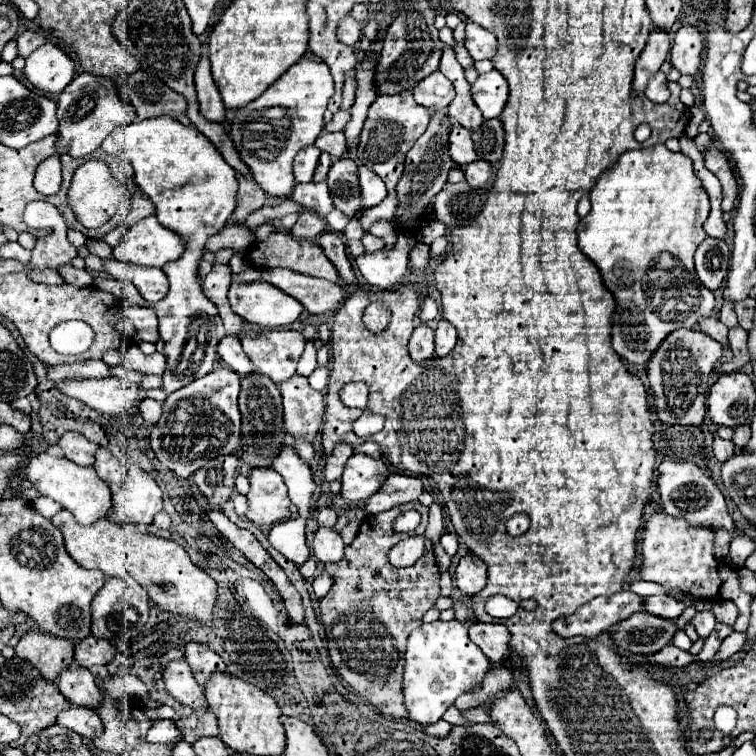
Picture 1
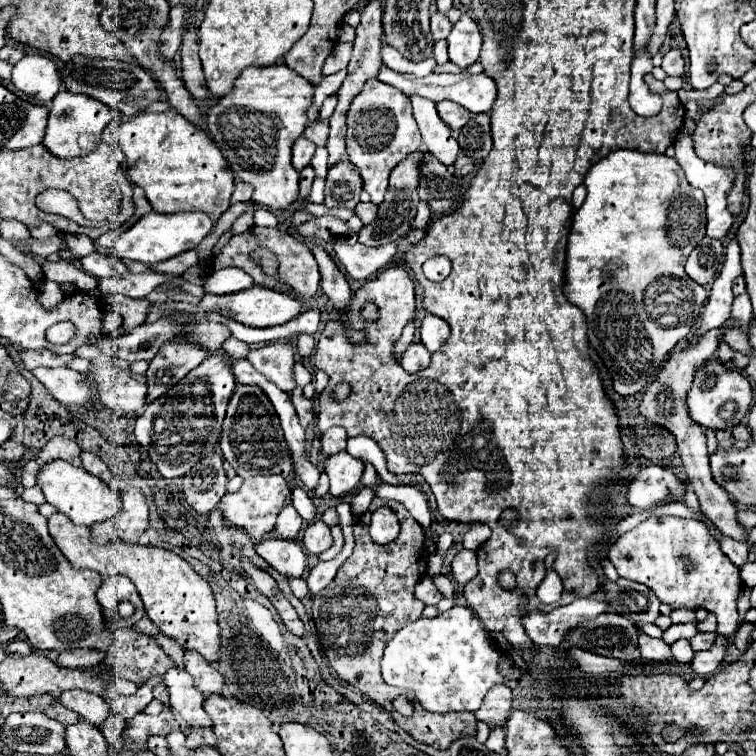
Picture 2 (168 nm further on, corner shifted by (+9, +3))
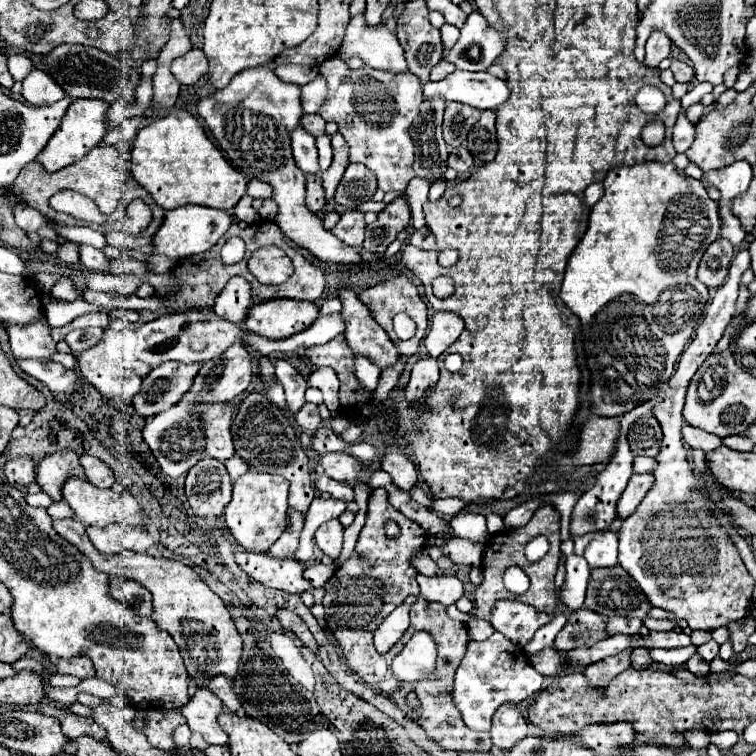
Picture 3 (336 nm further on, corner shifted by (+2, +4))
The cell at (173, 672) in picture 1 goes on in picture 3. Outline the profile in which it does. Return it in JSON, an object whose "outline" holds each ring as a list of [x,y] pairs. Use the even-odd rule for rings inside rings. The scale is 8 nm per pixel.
{"outline":[[[197,687],[195,695],[187,705],[179,709],[179,713],[187,719],[191,731],[201,733],[209,745],[227,745],[227,733],[217,723],[217,715],[223,709],[219,697],[215,697],[207,687]]]}

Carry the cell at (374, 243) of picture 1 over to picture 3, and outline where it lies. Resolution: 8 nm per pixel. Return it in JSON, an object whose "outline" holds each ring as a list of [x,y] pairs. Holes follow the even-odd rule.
{"outline":[[[397,195],[379,215],[377,221],[367,225],[363,247],[371,253],[383,253],[397,237],[399,231],[407,229],[411,221],[411,207],[405,195]]]}

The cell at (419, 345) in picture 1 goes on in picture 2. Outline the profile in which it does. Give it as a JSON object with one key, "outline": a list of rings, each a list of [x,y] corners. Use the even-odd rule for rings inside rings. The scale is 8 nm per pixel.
{"outline":[[[412,342],[408,346],[408,350],[404,352],[402,360],[400,360],[400,366],[408,374],[414,374],[414,372],[420,372],[420,370],[428,368],[428,364],[430,364],[430,352],[424,350],[422,342]]]}

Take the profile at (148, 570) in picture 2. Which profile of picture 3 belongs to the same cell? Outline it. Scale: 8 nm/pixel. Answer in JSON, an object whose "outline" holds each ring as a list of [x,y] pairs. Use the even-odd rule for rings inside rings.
{"outline":[[[71,517],[71,519],[57,519],[53,521],[53,529],[67,539],[71,545],[75,545],[97,571],[109,571],[107,575],[119,575],[133,579],[137,583],[143,583],[153,595],[153,615],[151,619],[157,623],[159,629],[171,633],[173,641],[177,643],[181,657],[185,661],[185,667],[191,677],[195,677],[195,685],[205,685],[209,677],[215,677],[219,673],[235,677],[239,659],[241,659],[241,635],[235,629],[235,623],[221,601],[219,595],[215,595],[207,583],[189,567],[173,559],[165,557],[153,557],[147,553],[135,553],[135,551],[123,551],[115,555],[103,555],[99,553],[87,533],[85,525]]]}

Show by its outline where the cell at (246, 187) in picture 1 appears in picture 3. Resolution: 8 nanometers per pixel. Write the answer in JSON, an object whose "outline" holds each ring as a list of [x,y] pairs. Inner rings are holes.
{"outline":[[[253,179],[253,181],[249,181],[247,195],[251,195],[251,197],[261,197],[261,199],[267,199],[267,197],[271,197],[271,193],[273,193],[271,185],[267,185],[267,183],[259,181],[259,179]]]}

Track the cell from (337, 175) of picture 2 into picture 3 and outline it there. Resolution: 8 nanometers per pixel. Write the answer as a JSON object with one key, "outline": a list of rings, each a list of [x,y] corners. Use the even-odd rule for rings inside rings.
{"outline":[[[351,163],[345,169],[343,179],[339,181],[339,187],[337,187],[333,199],[335,199],[335,203],[339,203],[347,209],[355,209],[357,205],[369,201],[375,191],[377,191],[375,175],[365,165]]]}

